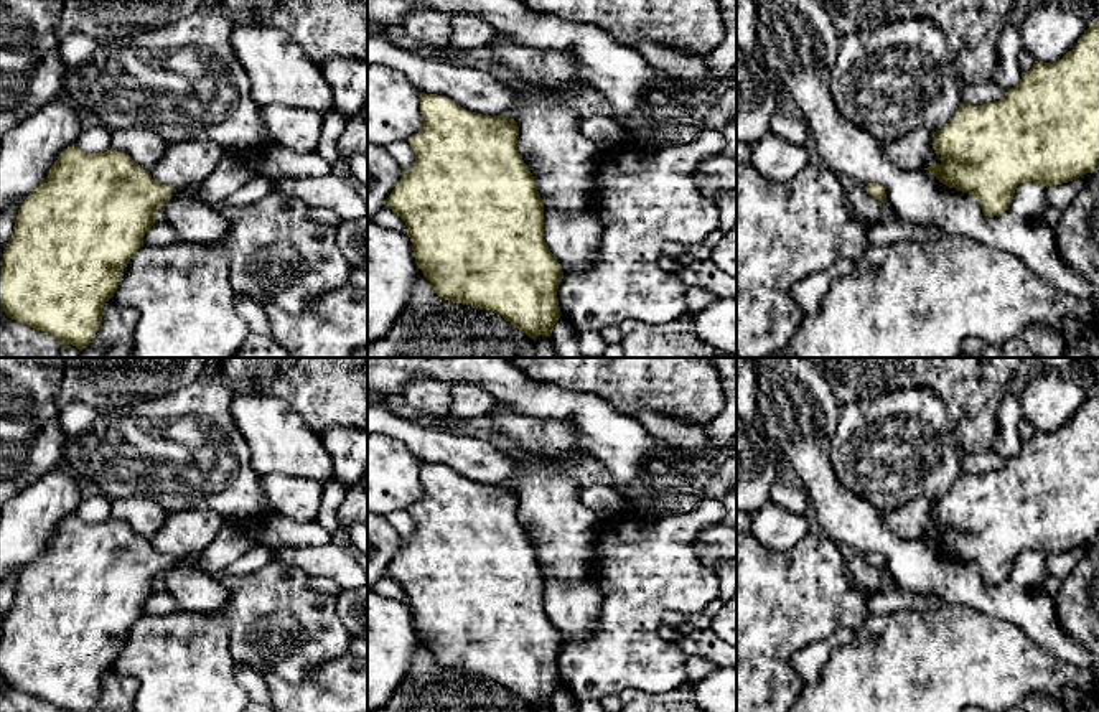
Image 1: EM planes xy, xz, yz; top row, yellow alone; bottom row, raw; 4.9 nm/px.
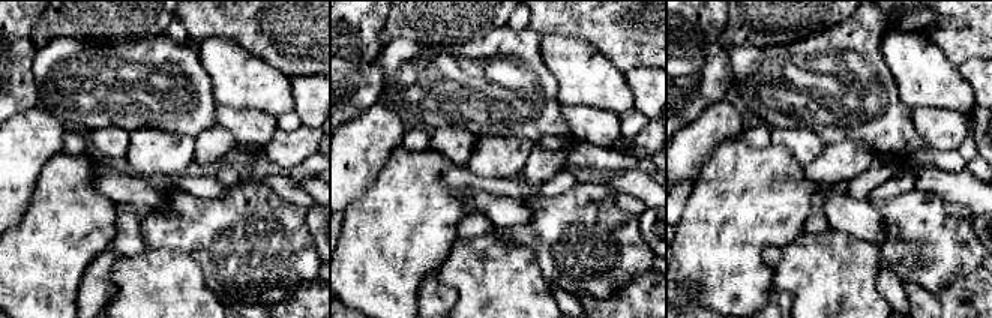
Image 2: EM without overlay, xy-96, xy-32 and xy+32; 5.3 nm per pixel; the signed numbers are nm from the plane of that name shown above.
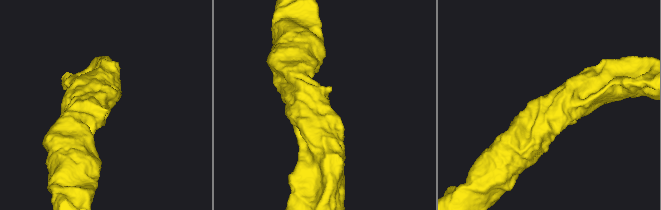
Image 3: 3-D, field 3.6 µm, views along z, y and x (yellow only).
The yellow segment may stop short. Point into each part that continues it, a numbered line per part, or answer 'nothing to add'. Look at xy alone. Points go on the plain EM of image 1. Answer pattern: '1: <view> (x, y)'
1: xy (175, 562)

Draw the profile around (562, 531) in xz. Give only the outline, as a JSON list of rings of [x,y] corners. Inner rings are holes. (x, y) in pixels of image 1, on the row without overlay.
[[[517,455],[517,458],[517,473],[512,481],[519,496],[517,519],[537,552],[544,575],[555,575],[572,583],[590,580],[600,519],[582,504],[582,486],[568,476],[568,466],[537,457],[522,460]]]

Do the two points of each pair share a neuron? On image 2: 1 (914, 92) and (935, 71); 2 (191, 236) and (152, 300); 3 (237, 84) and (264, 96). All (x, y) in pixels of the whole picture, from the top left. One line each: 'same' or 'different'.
1: same
2: different
3: same

